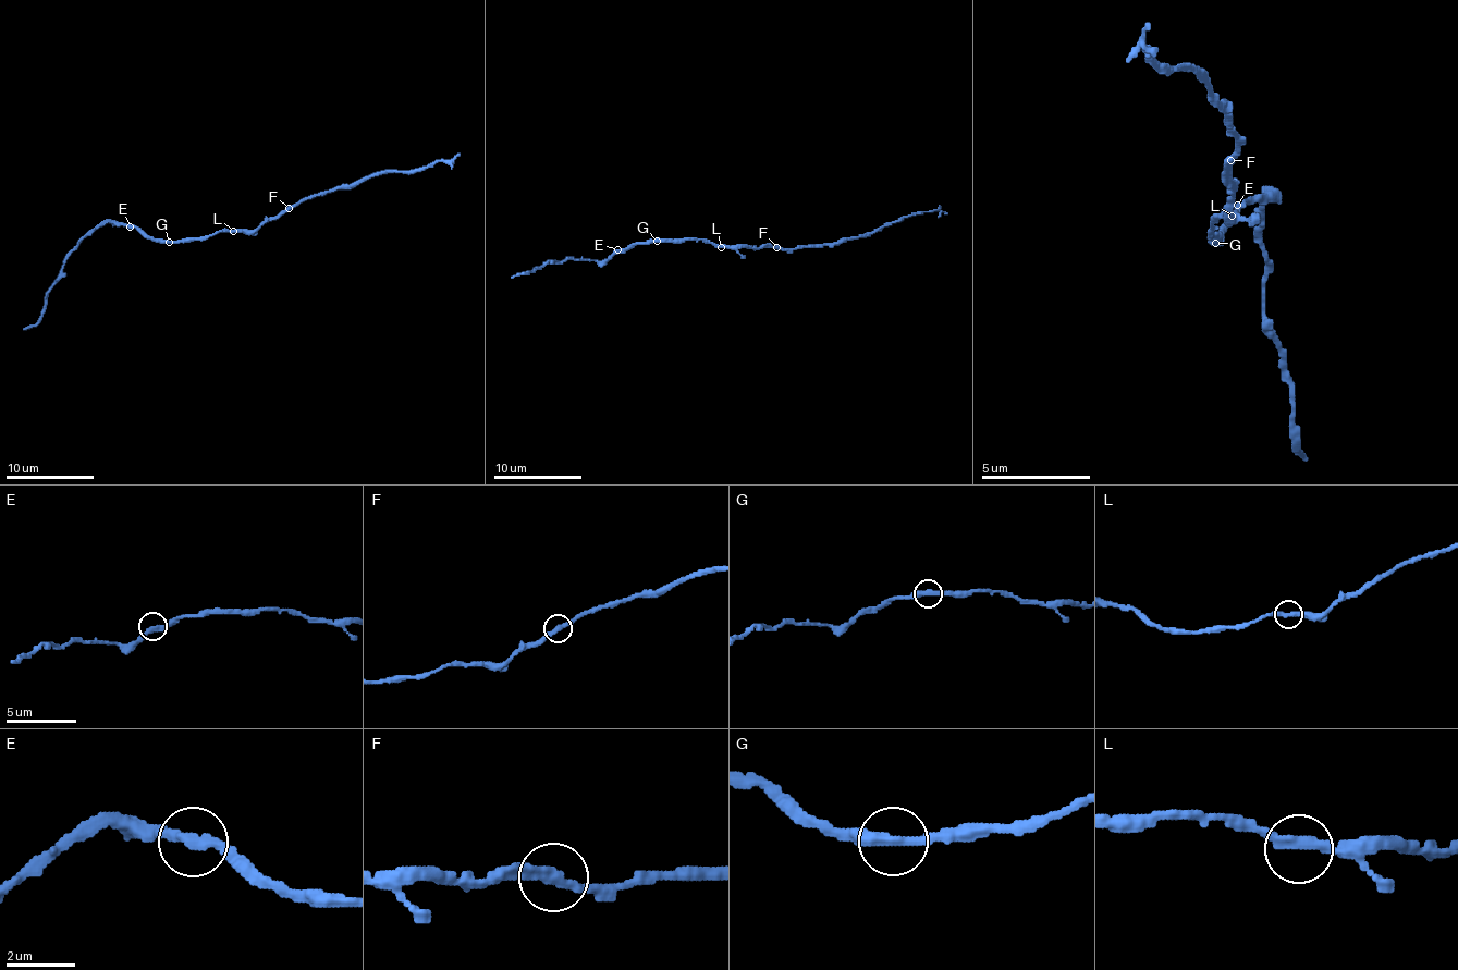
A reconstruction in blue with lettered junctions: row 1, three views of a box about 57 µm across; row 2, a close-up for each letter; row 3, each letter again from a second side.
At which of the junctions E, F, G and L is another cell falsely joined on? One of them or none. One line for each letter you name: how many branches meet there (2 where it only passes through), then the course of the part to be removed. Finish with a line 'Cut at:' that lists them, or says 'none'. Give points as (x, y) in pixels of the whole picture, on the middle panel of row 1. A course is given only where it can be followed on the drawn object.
Cut at: none

